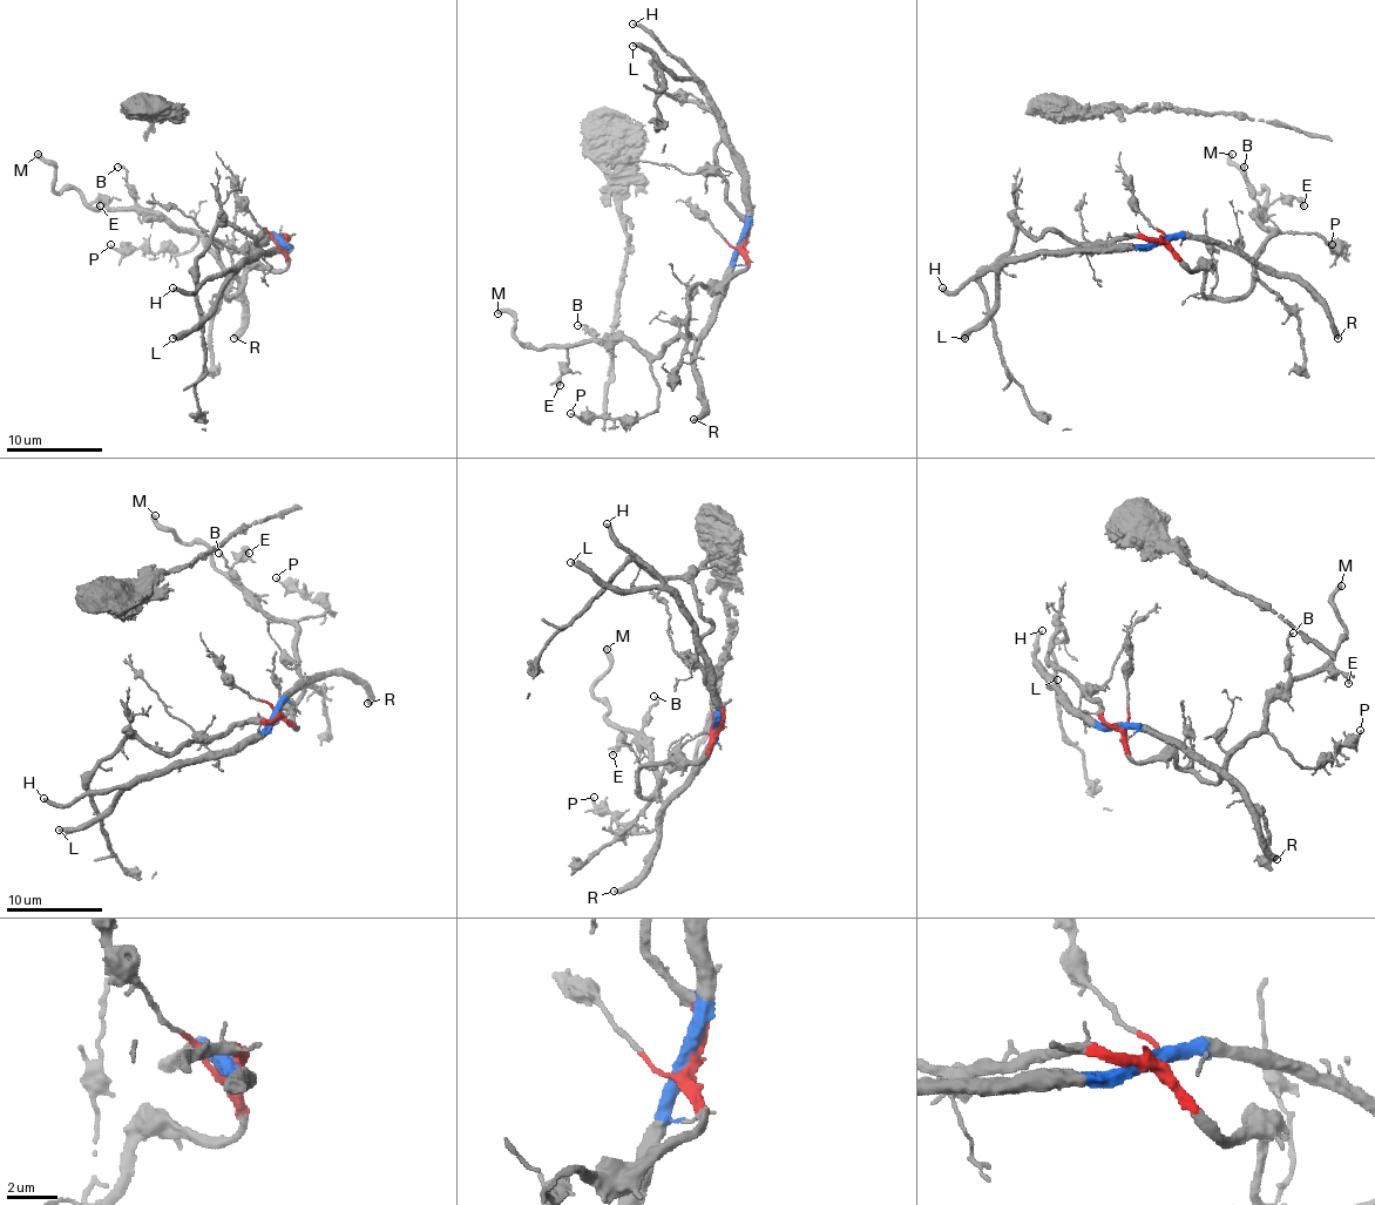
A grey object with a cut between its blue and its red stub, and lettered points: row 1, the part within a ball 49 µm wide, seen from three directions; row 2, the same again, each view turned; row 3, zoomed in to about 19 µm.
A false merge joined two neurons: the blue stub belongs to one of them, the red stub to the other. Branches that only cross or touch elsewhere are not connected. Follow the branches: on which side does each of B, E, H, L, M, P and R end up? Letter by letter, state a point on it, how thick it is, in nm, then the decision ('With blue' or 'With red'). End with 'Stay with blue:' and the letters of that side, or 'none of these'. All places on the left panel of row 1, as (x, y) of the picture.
B: Place: (117, 167). Thickness 170 nm. With red
E: Place: (100, 205). Thickness 240 nm. With red
H: Place: (173, 288). Thickness 280 nm. With blue
L: Place: (173, 338). Thickness 400 nm. With blue
M: Place: (38, 154). Thickness 400 nm. With red
P: Place: (110, 244). Thickness 160 nm. With red
R: Place: (234, 338). Thickness 440 nm. With blue
Stay with blue: H, L, R

